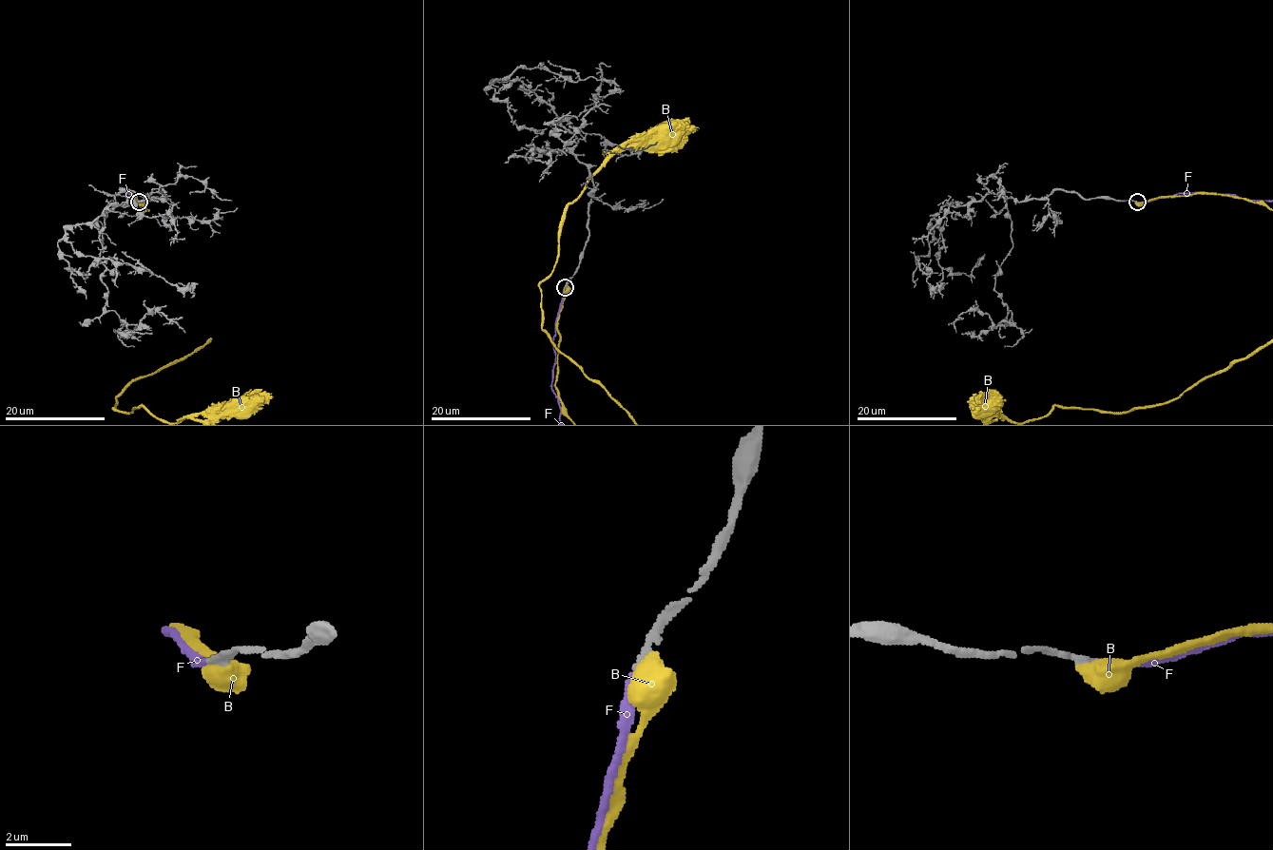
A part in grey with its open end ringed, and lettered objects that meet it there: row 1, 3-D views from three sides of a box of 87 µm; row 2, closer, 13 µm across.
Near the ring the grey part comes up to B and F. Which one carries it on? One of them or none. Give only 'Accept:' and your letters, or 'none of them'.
Accept: F

